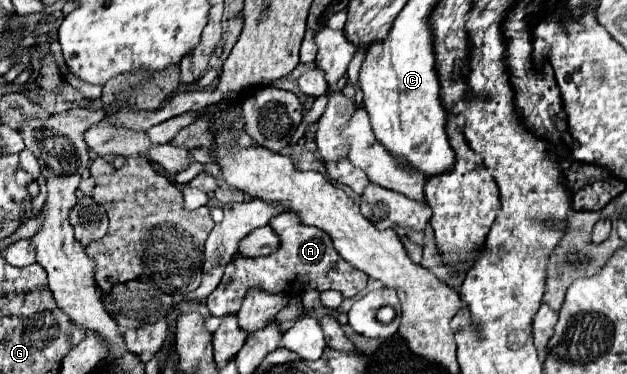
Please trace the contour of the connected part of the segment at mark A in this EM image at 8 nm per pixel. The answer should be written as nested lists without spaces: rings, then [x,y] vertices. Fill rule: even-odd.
[[[282,212],[270,220],[270,226],[276,230],[280,238],[280,248],[272,256],[266,258],[234,258],[232,264],[226,268],[222,282],[218,288],[208,296],[208,310],[214,316],[226,316],[240,310],[244,292],[248,288],[260,286],[274,292],[290,292],[290,284],[300,284],[302,288],[316,288],[316,290],[338,290],[344,298],[356,296],[360,290],[366,288],[368,276],[338,256],[332,248],[332,240],[326,232],[302,224],[296,212]]]

